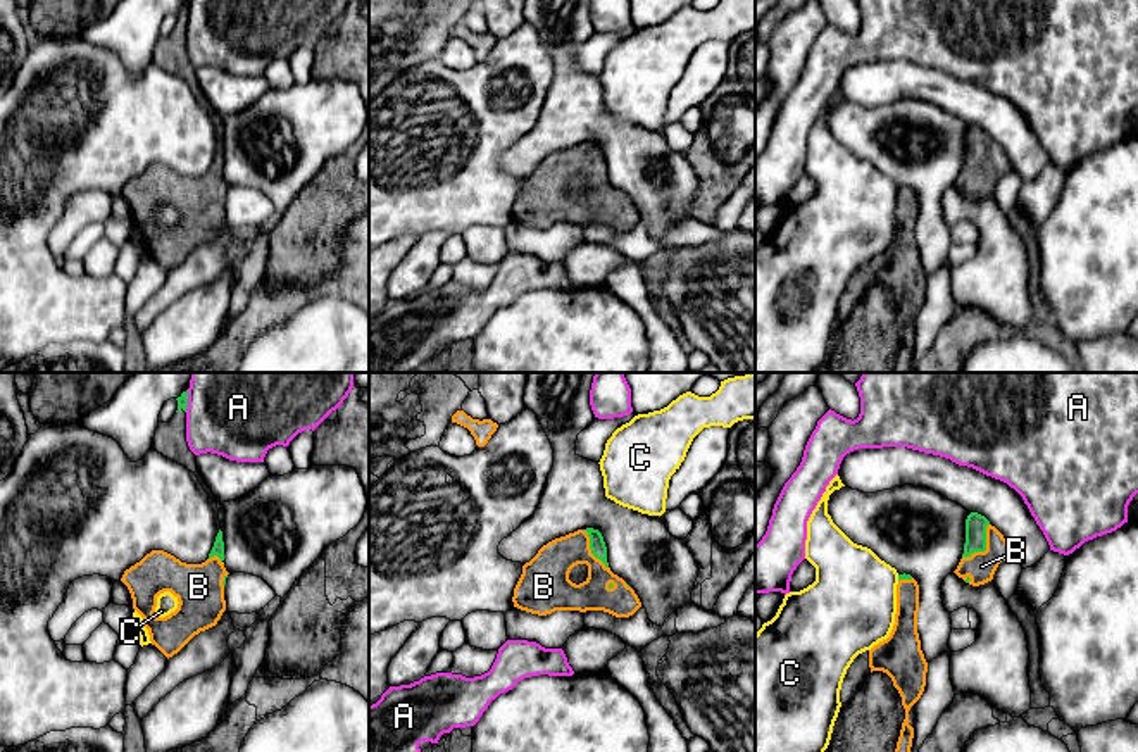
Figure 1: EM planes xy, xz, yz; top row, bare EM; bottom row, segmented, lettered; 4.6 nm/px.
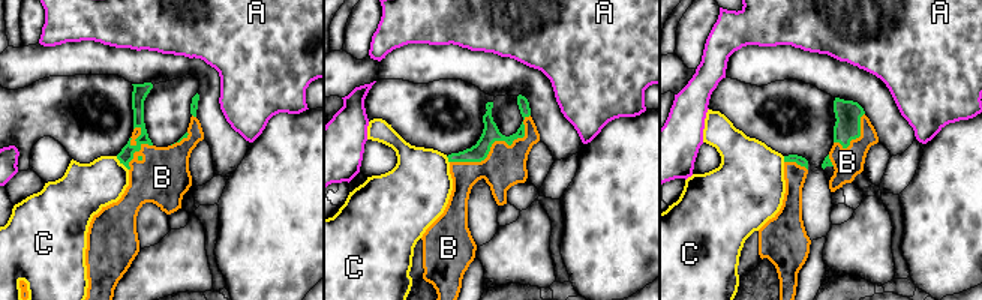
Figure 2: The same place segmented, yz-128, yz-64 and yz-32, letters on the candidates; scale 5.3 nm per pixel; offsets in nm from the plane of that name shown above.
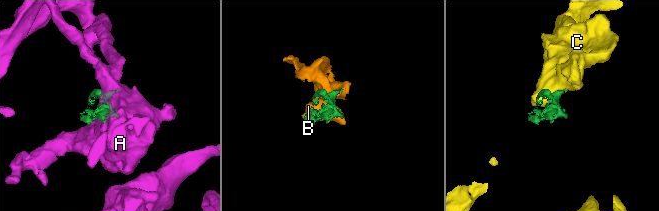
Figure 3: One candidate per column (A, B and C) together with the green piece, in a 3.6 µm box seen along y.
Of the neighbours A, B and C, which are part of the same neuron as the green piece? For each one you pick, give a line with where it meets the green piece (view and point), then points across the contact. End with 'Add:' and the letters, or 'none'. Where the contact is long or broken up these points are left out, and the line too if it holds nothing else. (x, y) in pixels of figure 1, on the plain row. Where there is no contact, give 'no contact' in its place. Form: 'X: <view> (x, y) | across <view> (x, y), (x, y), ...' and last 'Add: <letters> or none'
B: yz (985, 161)
Add: B

